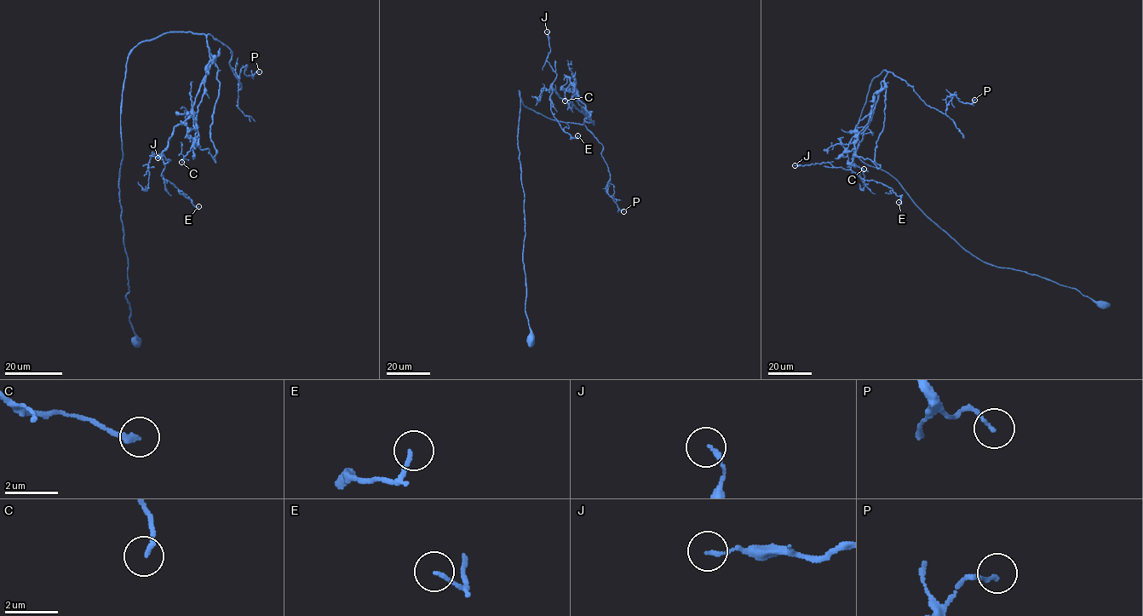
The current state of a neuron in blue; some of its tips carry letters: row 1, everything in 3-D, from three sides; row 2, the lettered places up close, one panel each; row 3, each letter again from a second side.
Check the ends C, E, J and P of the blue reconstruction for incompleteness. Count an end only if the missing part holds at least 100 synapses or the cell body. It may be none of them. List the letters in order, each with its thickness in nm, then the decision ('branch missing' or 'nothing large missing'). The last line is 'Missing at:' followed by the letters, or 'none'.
C: 200 nm thick; nothing large missing
E: 120 nm thick; nothing large missing
J: 140 nm thick; nothing large missing
P: 130 nm thick; nothing large missing
Missing at: none

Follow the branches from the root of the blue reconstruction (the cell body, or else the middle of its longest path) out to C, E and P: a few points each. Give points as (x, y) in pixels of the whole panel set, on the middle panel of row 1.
C: (531, 339), (519, 90), (525, 106), (583, 124), (587, 114), (573, 84), (565, 100)
E: (531, 339), (519, 90), (525, 106), (583, 124), (587, 116), (571, 100), (549, 89), (554, 117), (577, 135)
P: (531, 339), (522, 261), (519, 90), (525, 106), (554, 120), (583, 124), (602, 145), (612, 198), (623, 211)

